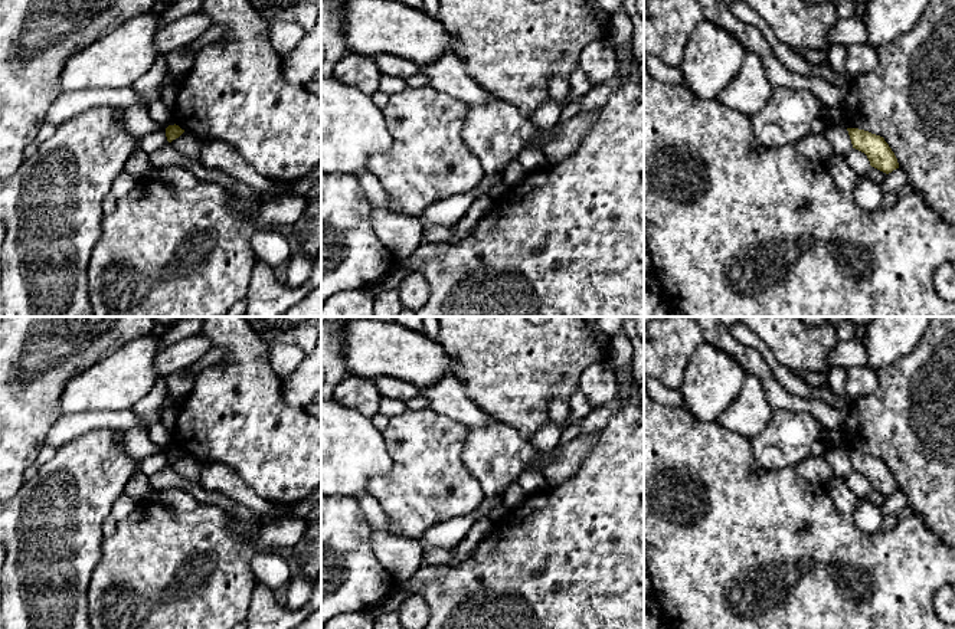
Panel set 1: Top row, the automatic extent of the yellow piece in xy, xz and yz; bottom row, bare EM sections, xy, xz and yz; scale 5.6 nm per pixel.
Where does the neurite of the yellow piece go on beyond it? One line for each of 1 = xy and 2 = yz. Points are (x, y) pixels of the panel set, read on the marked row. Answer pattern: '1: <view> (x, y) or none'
1: none
2: none

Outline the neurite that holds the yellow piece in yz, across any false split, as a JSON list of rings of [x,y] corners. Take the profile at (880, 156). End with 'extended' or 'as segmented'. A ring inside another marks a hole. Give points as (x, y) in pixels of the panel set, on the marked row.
[[[847,128],[853,148],[864,153],[870,166],[889,174],[899,168],[897,158],[883,137],[858,128]]]; as segmented

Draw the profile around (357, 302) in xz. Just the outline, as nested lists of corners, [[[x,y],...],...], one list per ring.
[[[363,289],[343,291],[321,302],[321,317],[376,317],[373,304]]]

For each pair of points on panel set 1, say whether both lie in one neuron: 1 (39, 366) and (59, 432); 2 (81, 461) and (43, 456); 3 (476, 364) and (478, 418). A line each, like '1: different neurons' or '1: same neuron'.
1: different neurons
2: different neurons
3: different neurons

